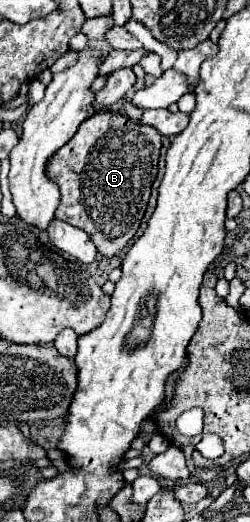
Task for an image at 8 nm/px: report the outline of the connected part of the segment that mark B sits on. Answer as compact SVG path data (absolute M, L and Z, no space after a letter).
M117 112L93 114L79 126L77 134L65 146L61 146L61 150L57 150L53 158L49 158L47 162L45 168L47 176L53 178L53 182L59 186L61 192L61 202L55 212L55 218L85 230L91 236L99 254L115 256L127 246L127 242L135 236L141 224L141 218L147 210L151 184L157 176L159 154L161 154L161 134L155 128L149 128Z

